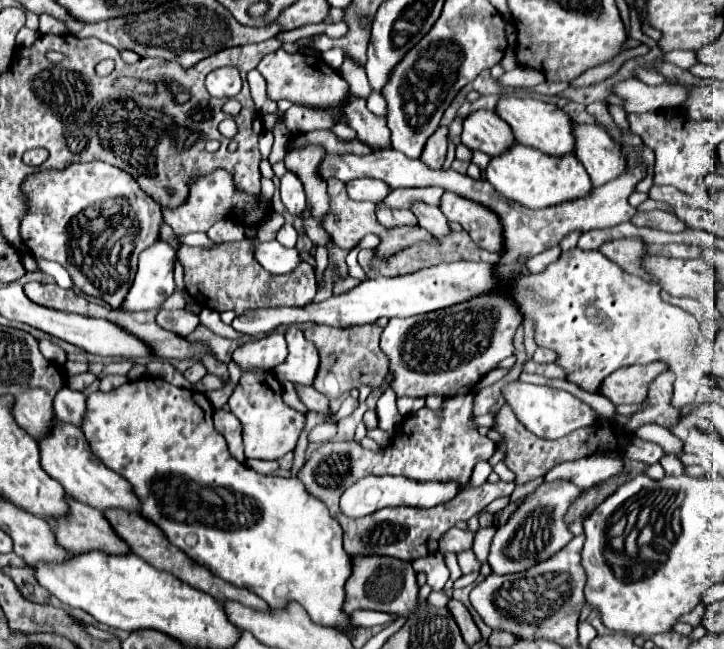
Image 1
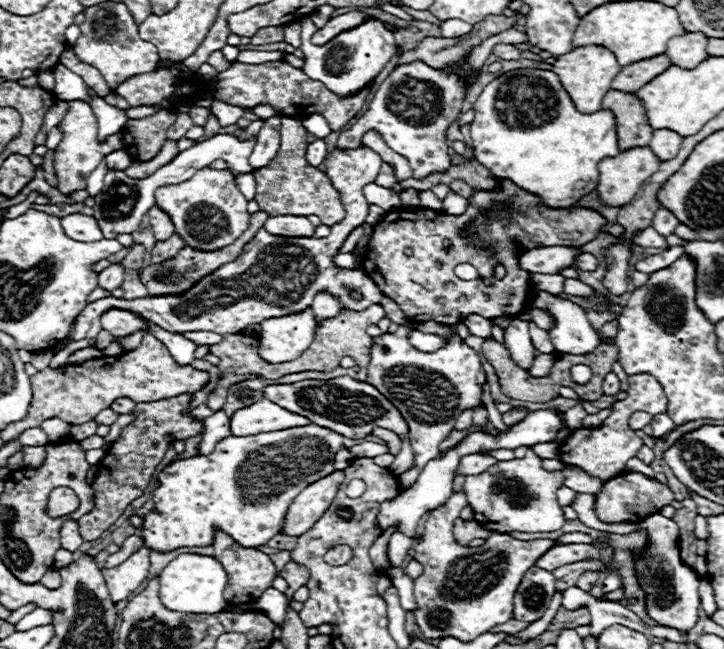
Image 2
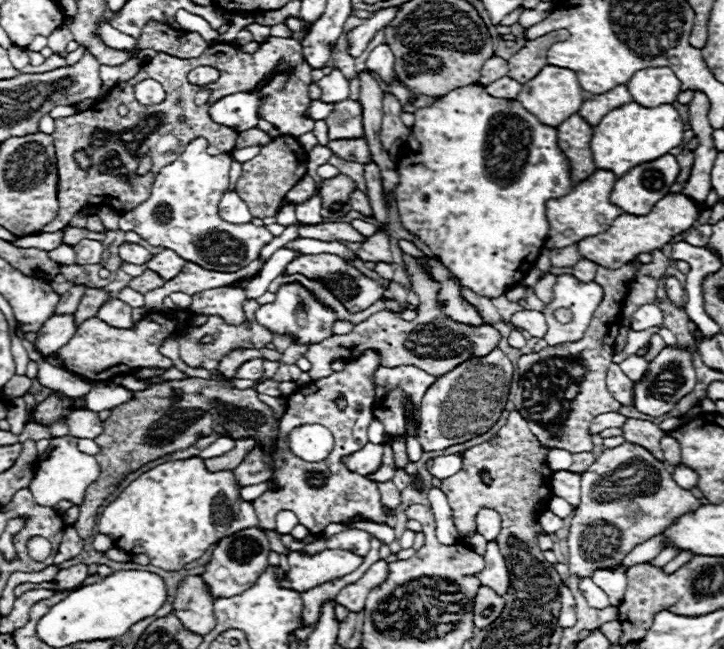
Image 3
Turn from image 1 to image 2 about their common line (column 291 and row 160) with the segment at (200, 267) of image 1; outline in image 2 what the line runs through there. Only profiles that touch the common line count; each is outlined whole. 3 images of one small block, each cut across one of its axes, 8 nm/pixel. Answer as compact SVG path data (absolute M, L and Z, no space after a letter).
M282 116L282 146L276 154L276 158L264 168L256 170L256 202L262 212L268 216L278 216L278 214L300 214L300 216L310 216L316 214L320 216L322 224L334 226L344 218L344 208L340 204L338 192L334 190L332 182L328 176L310 166L304 158L306 154L306 128L298 118L292 116Z

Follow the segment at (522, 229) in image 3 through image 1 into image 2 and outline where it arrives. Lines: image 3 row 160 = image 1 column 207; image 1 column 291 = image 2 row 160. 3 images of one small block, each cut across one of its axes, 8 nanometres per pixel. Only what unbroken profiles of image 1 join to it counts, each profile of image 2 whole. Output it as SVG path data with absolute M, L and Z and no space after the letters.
M522 68L494 78L474 102L474 110L476 116L470 124L470 136L476 160L496 178L510 180L522 190L538 196L542 204L550 208L572 208L580 198L590 194L598 184L598 162L620 152L614 114L610 110L580 114L558 76L550 70Z

